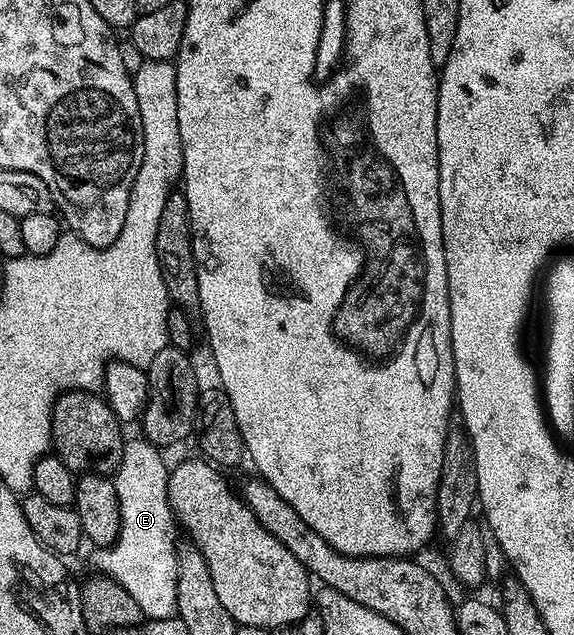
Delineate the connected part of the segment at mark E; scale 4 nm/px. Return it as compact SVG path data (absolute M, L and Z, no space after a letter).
M146 439L128 440L113 480L121 511L121 531L108 549L96 552L95 565L100 574L112 577L125 587L144 615L177 614L177 522L167 494L169 465L163 462L160 446Z

